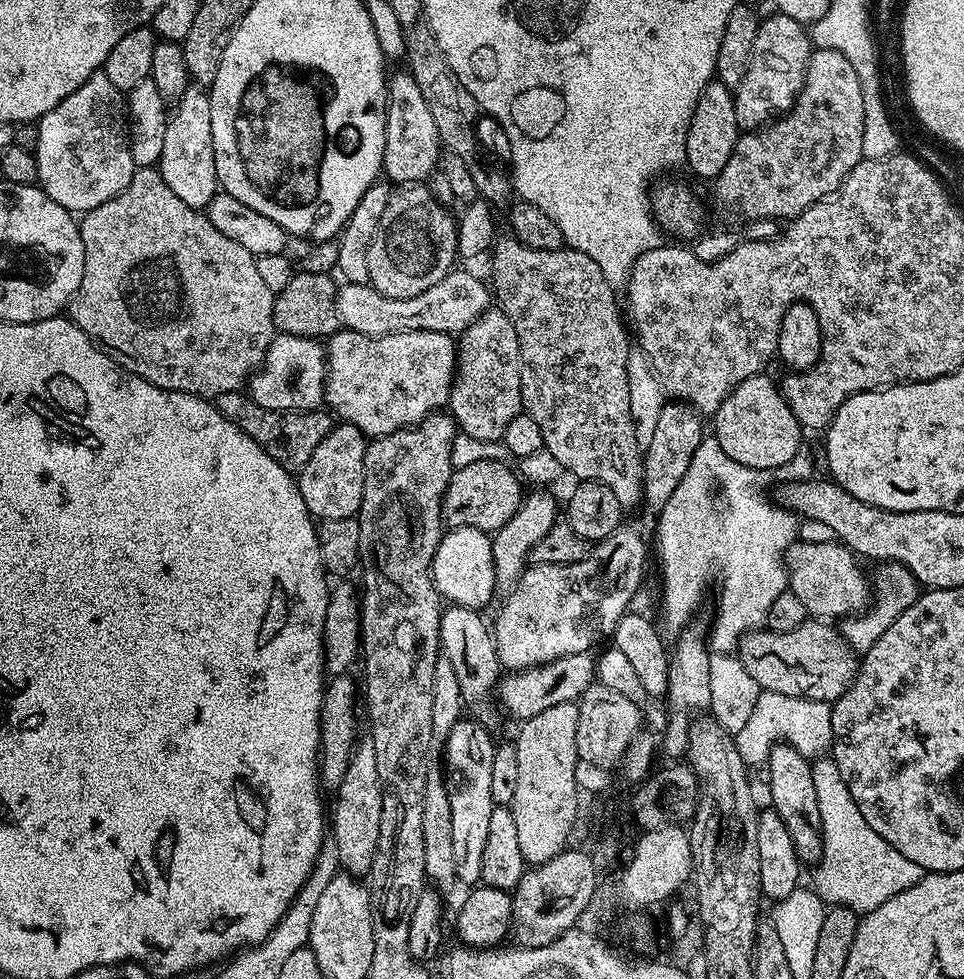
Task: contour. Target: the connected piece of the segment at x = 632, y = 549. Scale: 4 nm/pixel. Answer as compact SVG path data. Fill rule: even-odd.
M621 526L593 548L573 564L532 564L520 573L512 593L496 612L496 628L494 624L496 653L505 669L538 668L563 656L587 652L600 635L611 637L615 633L617 622L629 611L628 603L644 576L644 540L634 529Z

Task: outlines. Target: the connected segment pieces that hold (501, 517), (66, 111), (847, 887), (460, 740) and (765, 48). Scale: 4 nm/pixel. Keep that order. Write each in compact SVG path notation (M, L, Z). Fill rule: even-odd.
M479 458L465 468L455 469L444 495L445 525L449 529L476 527L482 532L495 534L520 509L520 482L521 477L516 477L500 460Z
M103 70L95 72L74 94L70 94L54 110L50 110L38 121L40 133L36 136L34 155L37 160L39 187L58 206L73 214L83 214L102 206L110 198L117 196L126 186L130 186L136 163L132 160L130 137L126 131L126 100L116 89L114 82L106 78Z
M845 786L844 792L819 790L815 791L816 820L826 833L826 853L814 872L812 889L825 905L850 907L858 914L867 914L916 884L926 874L924 868L911 862L869 826L858 804L851 798L848 786ZM844 808L852 808L852 816L848 816L848 820L840 820L840 824L832 824L832 816L844 816Z
M464 718L457 724L452 735L446 741L446 775L450 809L453 815L453 840L450 851L451 867L456 867L456 876L467 886L476 886L481 883L482 852L486 847L486 834L489 833L490 814L494 807L491 800L490 776L491 764L494 762L494 743L488 737L489 732L475 719Z
M765 15L761 19L758 38L754 38L752 57L748 60L748 69L734 89L736 120L744 130L759 129L791 109L804 84L804 70L814 51L809 29L805 25L786 15L775 15Z

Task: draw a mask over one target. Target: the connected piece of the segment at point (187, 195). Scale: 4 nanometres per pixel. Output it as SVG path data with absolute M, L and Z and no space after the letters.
M189 86L177 108L180 109L173 118L171 115L164 129L158 171L166 186L170 186L186 206L204 210L218 195L216 151L212 145L212 101L201 87Z

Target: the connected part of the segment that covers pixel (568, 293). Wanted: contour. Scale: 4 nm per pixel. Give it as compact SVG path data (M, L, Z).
M512 242L512 245L509 248L504 248L495 253L492 258L492 278L490 281L491 287L496 288L500 291L500 300L498 300L499 307L504 309L504 313L510 318L510 322L514 322L514 330L518 334L518 342L520 343L520 402L523 408L523 411L530 417L534 418L534 422L538 422L538 426L542 430L542 438L544 439L544 448L548 449L550 454L554 456L561 463L564 469L569 473L573 472L576 475L576 478L580 480L597 480L602 482L606 486L610 486L610 490L614 490L615 496L618 498L618 502L626 510L632 510L639 506L640 502L645 499L644 492L644 462L642 459L642 446L636 441L636 425L632 422L632 415L630 414L630 386L628 385L628 361L630 359L630 353L628 353L628 338L630 342L630 336L624 333L624 326L626 327L625 321L622 319L622 312L619 308L616 309L616 296L612 293L613 285L604 277L602 270L598 266L598 262L594 262L594 258L590 258L585 252L578 252L575 248L562 247L558 249L534 249L525 246L520 242Z

